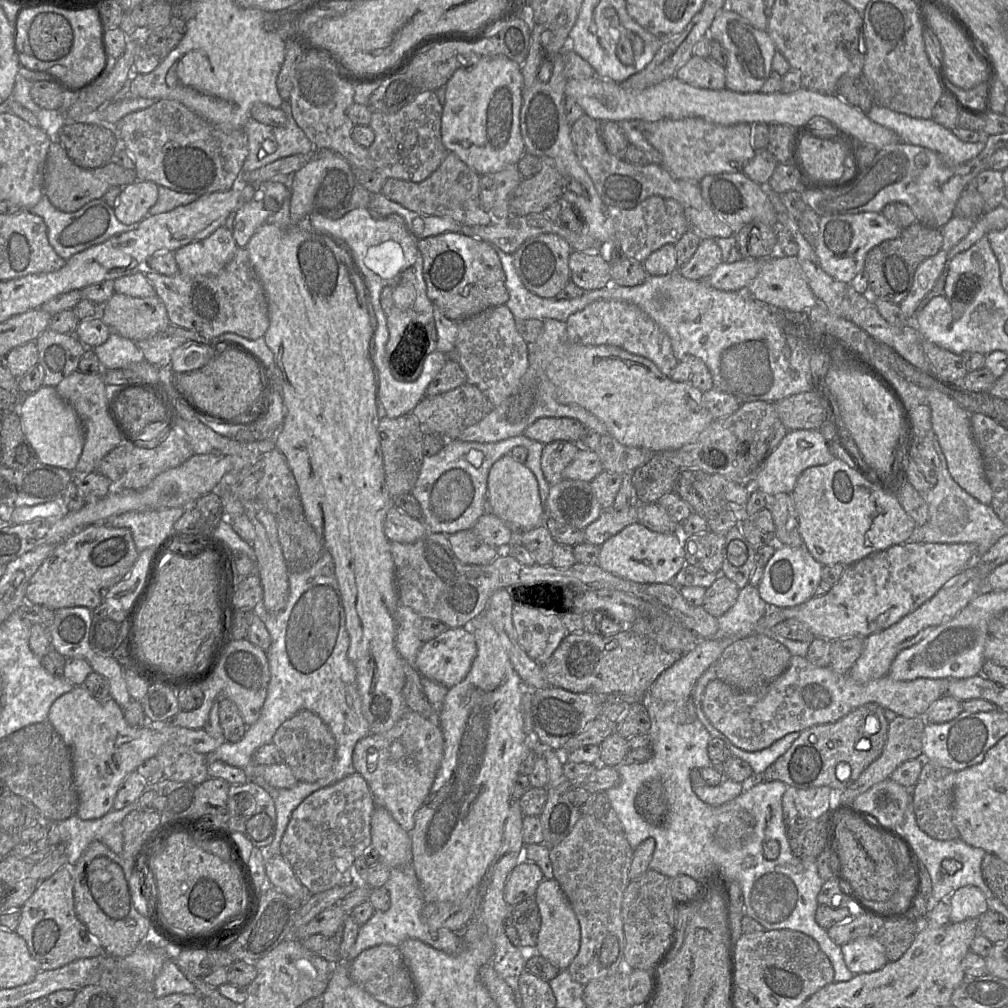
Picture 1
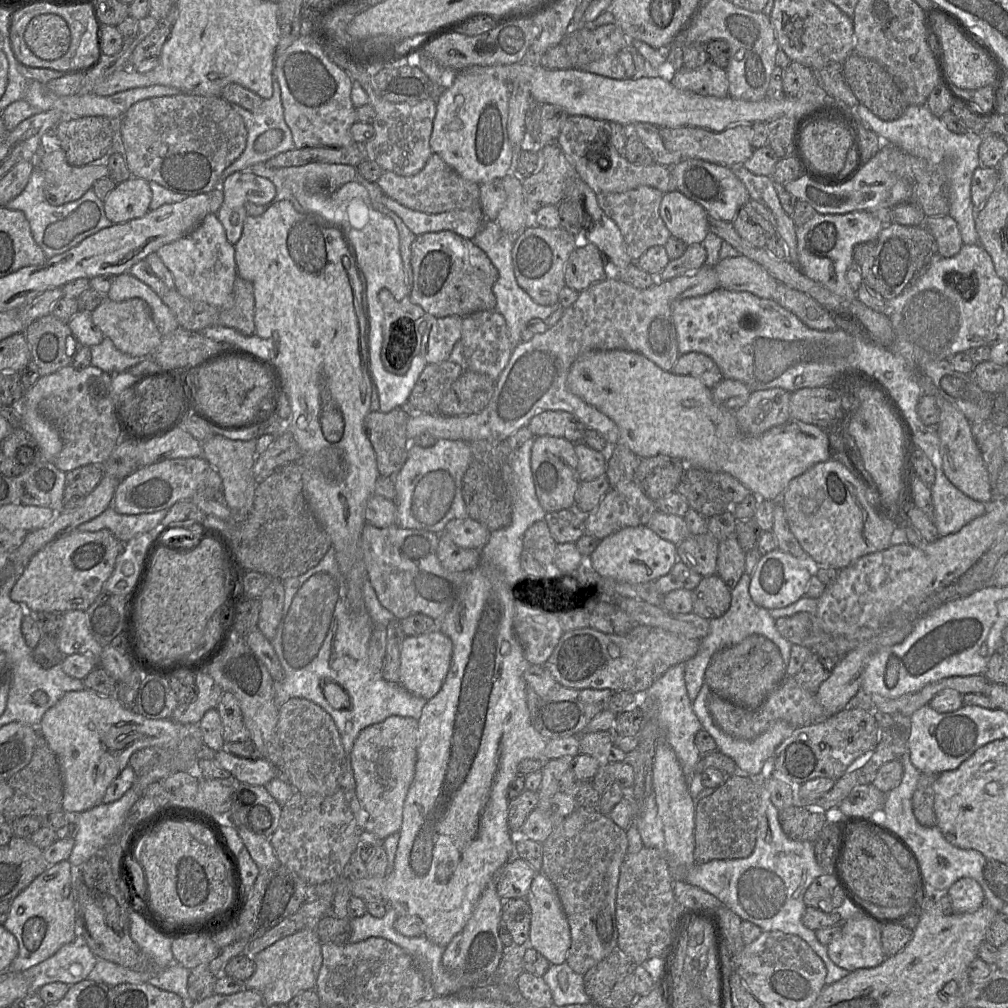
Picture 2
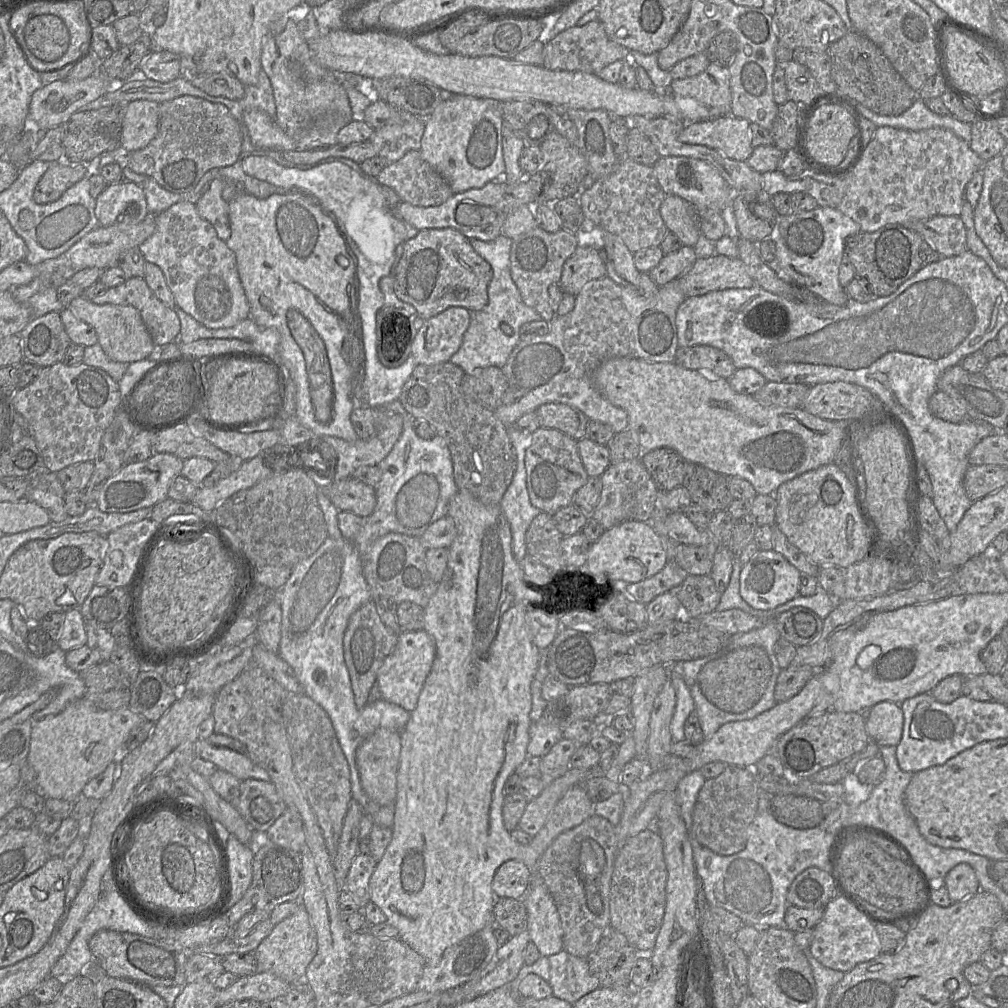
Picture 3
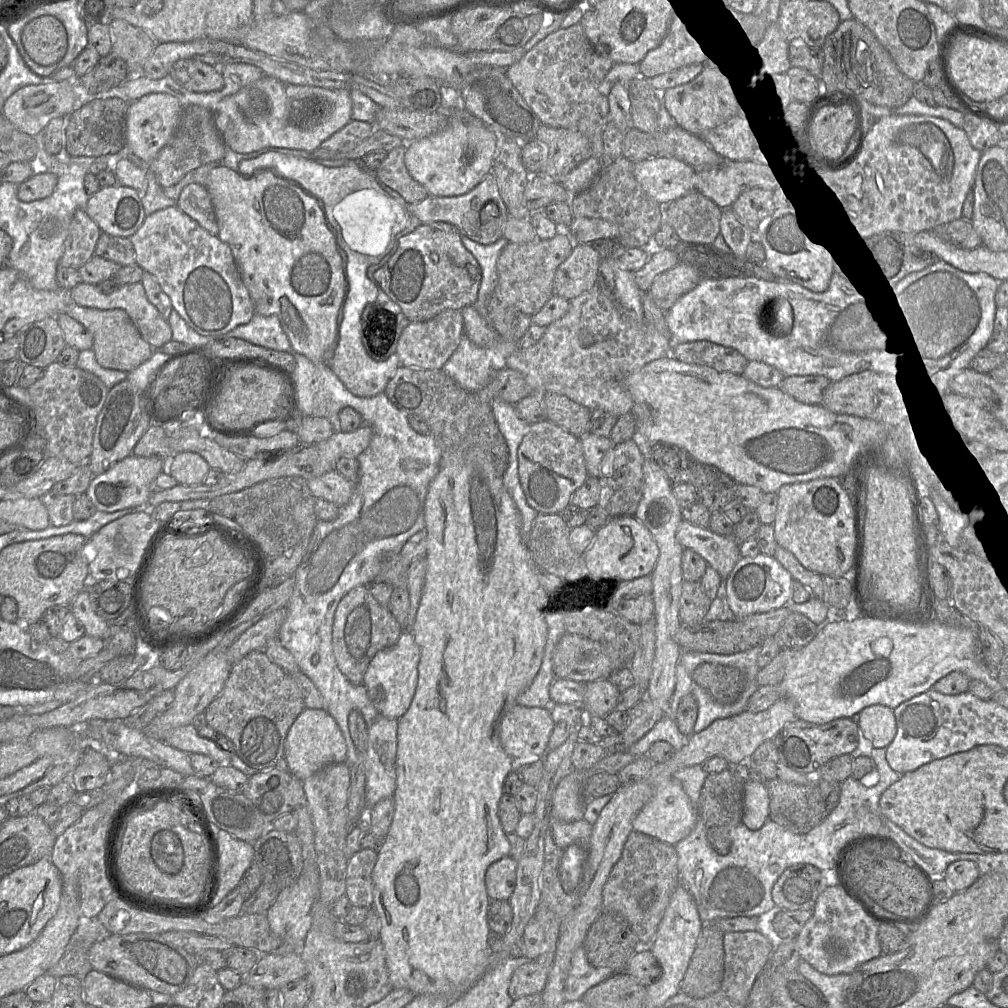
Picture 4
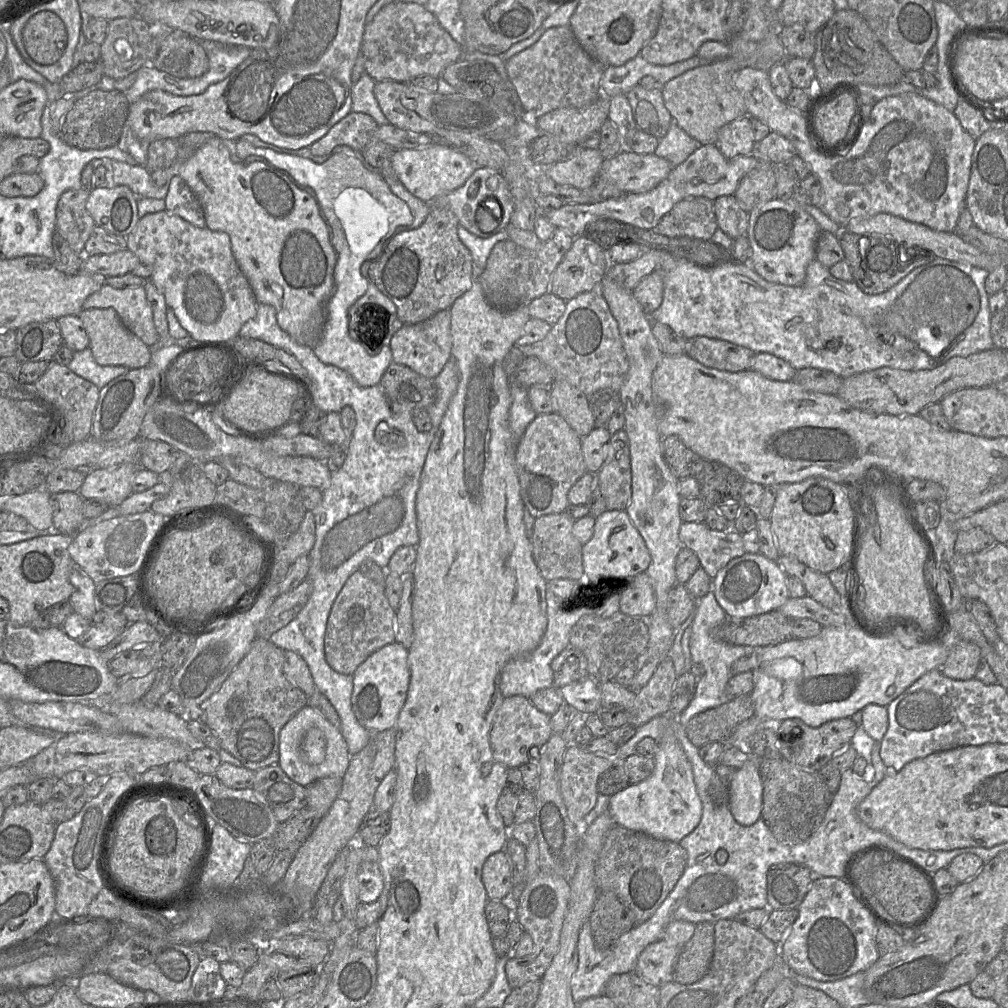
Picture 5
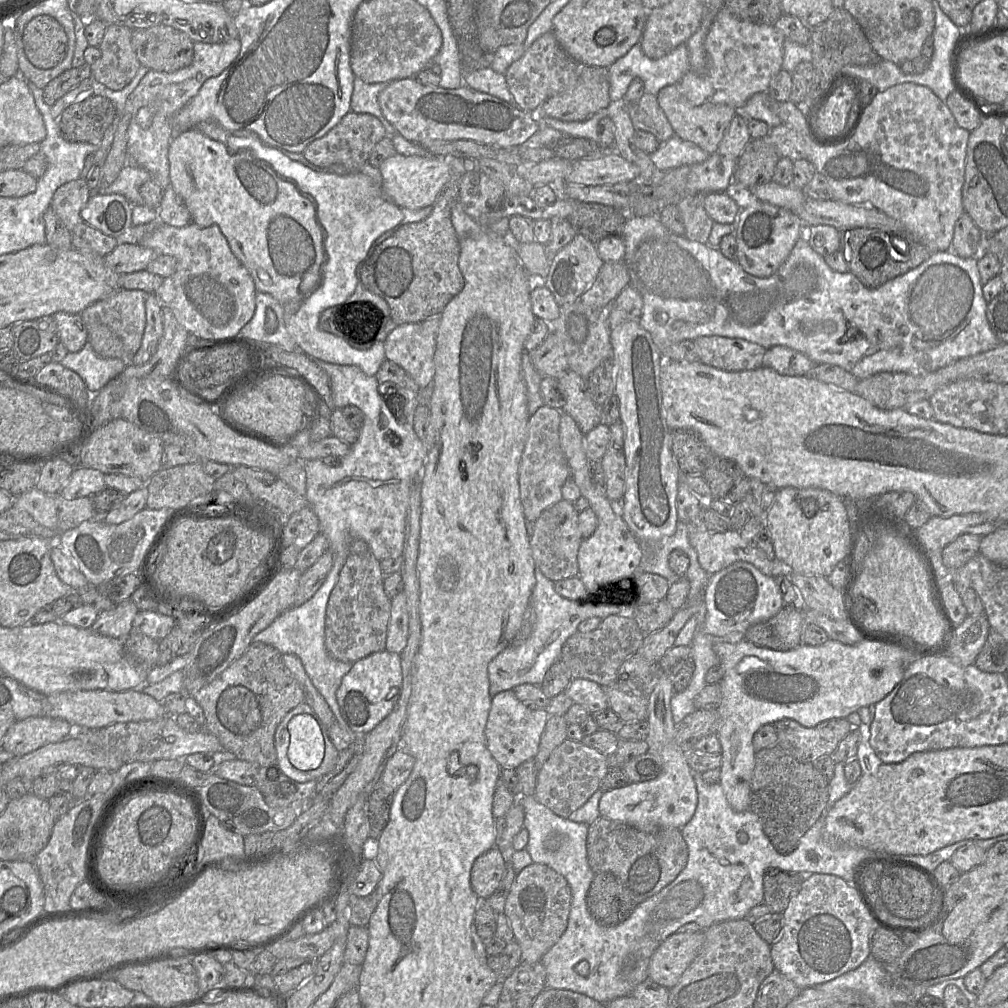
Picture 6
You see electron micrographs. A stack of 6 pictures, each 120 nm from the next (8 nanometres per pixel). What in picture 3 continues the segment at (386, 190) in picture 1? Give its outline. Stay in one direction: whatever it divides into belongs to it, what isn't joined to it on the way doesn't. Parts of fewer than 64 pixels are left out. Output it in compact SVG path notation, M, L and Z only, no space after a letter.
M419 150L408 151L401 159L387 164L376 180L391 188L402 202L415 206L438 206L454 195L448 182L422 158Z

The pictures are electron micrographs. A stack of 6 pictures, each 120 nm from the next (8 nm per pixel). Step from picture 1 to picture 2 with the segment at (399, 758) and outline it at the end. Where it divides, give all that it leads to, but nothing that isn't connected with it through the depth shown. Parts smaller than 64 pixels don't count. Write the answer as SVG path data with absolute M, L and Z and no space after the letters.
M393 715L363 729L353 747L356 794L366 812L363 830L381 840L399 833L402 827L404 802L415 776L418 726L417 719Z

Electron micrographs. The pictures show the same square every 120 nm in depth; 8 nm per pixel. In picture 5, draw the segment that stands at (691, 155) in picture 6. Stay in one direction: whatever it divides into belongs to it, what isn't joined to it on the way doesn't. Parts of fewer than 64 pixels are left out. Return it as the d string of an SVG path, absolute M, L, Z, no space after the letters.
M673 119L667 134L659 140L654 154L677 166L702 144L689 136Z

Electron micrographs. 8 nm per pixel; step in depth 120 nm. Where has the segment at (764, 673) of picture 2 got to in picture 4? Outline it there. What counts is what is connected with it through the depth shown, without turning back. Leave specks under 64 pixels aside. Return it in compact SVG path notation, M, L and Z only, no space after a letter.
M755 657L751 675L747 675L747 669L737 665L702 663L692 673L693 684L705 690L720 705L734 704L738 709L745 709L750 697L759 688L757 659Z

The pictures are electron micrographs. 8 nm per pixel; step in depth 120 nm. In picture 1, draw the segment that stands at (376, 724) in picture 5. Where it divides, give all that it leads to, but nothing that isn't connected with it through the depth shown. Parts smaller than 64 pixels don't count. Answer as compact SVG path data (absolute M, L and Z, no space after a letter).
M448 627L435 638L422 644L415 660L415 667L422 677L450 688L466 677L476 655L474 635L467 628Z

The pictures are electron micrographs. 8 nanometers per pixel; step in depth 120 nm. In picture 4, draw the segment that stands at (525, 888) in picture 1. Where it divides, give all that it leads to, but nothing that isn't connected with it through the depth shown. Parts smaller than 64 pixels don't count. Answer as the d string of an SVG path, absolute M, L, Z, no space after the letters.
M510 856L492 863L485 873L490 900L509 900L516 886L518 863Z

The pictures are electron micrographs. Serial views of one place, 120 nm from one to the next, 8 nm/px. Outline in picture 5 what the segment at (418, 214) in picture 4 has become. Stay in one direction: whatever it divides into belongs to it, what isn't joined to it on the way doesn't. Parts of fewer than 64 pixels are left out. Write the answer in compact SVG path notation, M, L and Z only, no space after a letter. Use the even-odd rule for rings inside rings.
M477 167L473 174L458 189L425 203L429 204L430 211L431 208L446 208L451 210L457 217L458 223L461 226L470 233L483 238L490 237L503 229L507 229L515 211L515 202L510 192L509 184L502 176L502 173L485 167ZM489 199L495 199L499 202L502 207L502 216L499 227L493 233L484 233L478 226L476 213L479 207Z

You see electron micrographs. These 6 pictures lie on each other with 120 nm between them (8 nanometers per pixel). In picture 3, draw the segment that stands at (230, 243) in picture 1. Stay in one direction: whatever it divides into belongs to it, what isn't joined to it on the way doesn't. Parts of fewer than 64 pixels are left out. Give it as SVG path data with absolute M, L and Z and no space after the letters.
M180 201L156 214L155 231L138 248L146 262L161 268L176 305L203 326L211 329L228 328L250 317L250 307L238 275L235 253L217 236L212 224L198 214L193 203Z

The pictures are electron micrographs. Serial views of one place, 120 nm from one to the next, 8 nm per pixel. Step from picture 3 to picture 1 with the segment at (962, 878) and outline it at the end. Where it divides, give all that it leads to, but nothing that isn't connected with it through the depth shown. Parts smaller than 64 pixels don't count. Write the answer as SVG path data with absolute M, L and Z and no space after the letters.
M964 886L956 890L946 901L950 905L950 922L958 923L977 918L988 911L987 899L975 886Z

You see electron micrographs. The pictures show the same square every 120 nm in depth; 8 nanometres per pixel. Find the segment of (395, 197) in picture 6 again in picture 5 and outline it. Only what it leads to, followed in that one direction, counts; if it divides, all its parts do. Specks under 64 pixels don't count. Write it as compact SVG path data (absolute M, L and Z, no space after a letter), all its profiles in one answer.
M442 145L423 149L395 150L390 157L395 177L415 197L430 202L461 187L477 166L462 152Z

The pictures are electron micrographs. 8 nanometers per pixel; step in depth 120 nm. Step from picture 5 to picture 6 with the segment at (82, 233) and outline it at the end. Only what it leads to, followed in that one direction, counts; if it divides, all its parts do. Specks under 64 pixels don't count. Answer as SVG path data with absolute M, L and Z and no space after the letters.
M78 178L63 184L55 191L50 207L71 232L78 224L85 223L80 211L91 195L92 191L85 179Z

